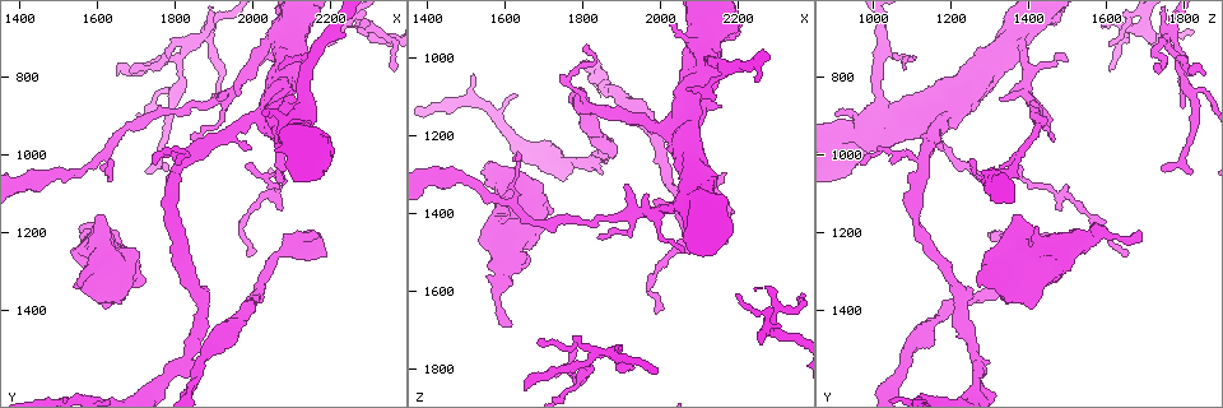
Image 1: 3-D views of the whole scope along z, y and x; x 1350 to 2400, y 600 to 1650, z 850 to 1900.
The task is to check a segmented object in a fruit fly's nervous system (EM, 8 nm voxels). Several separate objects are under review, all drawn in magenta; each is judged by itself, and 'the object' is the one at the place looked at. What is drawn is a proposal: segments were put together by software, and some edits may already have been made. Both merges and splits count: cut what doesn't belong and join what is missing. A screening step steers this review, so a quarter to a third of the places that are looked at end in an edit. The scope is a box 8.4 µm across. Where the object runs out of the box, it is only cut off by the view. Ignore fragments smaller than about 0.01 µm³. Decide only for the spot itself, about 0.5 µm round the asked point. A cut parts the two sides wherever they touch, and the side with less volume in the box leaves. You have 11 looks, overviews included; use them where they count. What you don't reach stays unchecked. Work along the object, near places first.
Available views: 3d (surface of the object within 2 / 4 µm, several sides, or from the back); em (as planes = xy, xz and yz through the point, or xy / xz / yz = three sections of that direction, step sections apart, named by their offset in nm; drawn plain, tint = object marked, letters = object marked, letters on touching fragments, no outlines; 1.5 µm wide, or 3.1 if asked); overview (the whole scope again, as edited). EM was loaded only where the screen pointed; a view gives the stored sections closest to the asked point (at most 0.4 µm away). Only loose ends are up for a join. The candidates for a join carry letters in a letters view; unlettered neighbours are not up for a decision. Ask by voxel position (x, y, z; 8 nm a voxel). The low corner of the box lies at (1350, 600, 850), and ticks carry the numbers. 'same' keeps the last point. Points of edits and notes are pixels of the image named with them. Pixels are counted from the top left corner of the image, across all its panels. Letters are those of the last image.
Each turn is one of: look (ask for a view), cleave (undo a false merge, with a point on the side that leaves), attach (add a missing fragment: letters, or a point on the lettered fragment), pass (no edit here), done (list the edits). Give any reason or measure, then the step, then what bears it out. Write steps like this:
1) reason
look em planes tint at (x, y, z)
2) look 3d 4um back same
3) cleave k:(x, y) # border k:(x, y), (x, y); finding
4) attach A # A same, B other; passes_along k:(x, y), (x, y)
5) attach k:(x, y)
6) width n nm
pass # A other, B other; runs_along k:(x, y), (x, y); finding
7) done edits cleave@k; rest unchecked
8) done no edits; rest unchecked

calibre changes
look em planes letters at (1775, 1570, 1270)

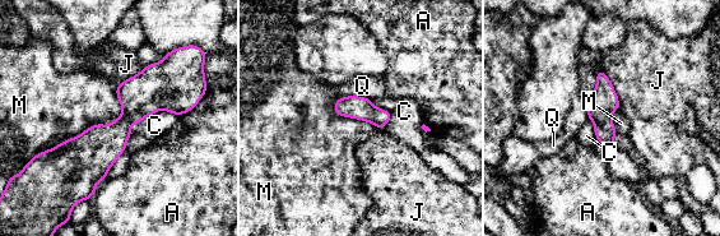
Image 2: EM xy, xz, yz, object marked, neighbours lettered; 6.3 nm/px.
pass # A other, C other, J other, M other, Q other; border 2:(116, 87), (119, 116), (36, 154); one neuron here

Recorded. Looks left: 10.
an open end
look 3d 2um at (2180, 1200, 1470)

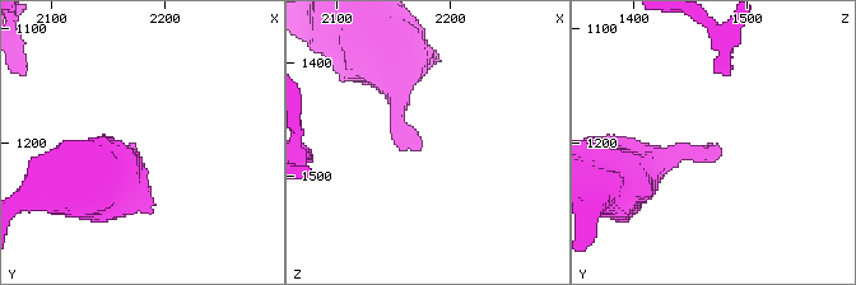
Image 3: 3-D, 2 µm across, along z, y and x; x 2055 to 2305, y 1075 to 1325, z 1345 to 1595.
need the tissue
look em planes letters at (2174, 1204, 1468)

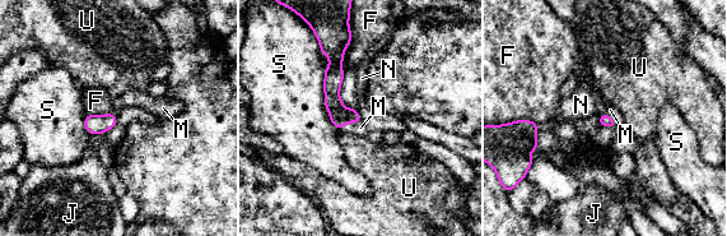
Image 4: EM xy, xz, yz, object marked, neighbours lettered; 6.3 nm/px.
attach M # F other, J other, M same, N other, S other, U other; passes_along 4:(331, 88), (349, 123), (360, 128); the neuron continues

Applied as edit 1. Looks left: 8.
abrupt turn
look em 3.1um planes tint at (2050, 695, 1370)

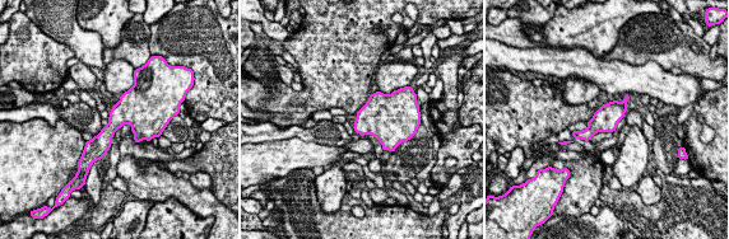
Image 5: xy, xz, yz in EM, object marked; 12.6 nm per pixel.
see the neighbours
look em 3.1um planes letters same

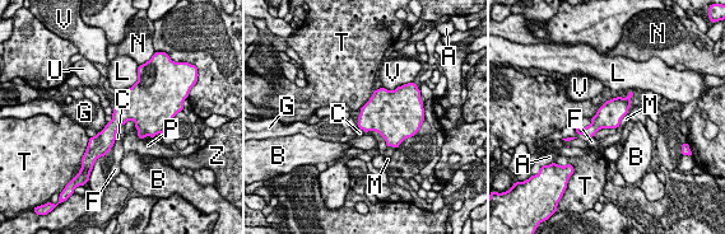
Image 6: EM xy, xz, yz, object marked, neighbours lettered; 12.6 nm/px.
width 280 nm
pass # A other, B other, C other, F other, G other, L other, M other, N other, P other, T other, U other, V other, Z other; border 6:(373, 90), (372, 96), (359, 108); continuous, no second neuron

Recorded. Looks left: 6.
an open end
look em planes letters at (1620, 1205, 1685)

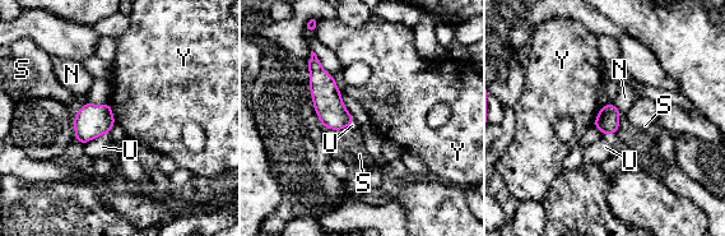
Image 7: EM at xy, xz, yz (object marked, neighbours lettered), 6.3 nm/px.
width 110 nm; longest_contact U 180 nm
pass # N other, S other, U other, Y other; none of them fits

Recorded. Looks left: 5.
done edits attach@4; rest unchecked

